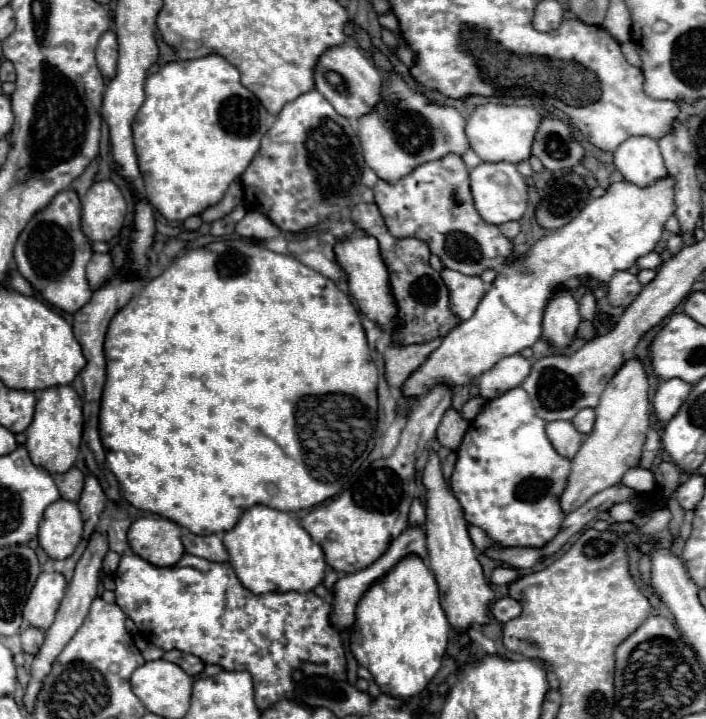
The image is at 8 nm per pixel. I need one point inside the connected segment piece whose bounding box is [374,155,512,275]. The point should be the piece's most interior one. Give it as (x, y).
(433, 203)

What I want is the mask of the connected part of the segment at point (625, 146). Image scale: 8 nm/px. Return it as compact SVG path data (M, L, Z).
M646 135L628 137L614 151L614 165L624 175L626 181L636 183L640 187L654 183L658 177L668 175L656 141Z

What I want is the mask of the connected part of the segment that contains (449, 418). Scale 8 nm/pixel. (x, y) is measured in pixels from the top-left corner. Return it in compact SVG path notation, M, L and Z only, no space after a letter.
M448 409L438 425L438 441L442 447L446 447L448 451L456 451L464 433L468 429L468 421L462 419L460 413L456 413L454 409Z

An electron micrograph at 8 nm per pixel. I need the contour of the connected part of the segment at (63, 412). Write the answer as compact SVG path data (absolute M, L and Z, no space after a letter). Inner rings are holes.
M58 385L44 389L36 403L36 413L26 429L26 449L36 467L46 469L48 473L66 473L74 467L78 447L82 437L82 403L80 395L68 385Z

